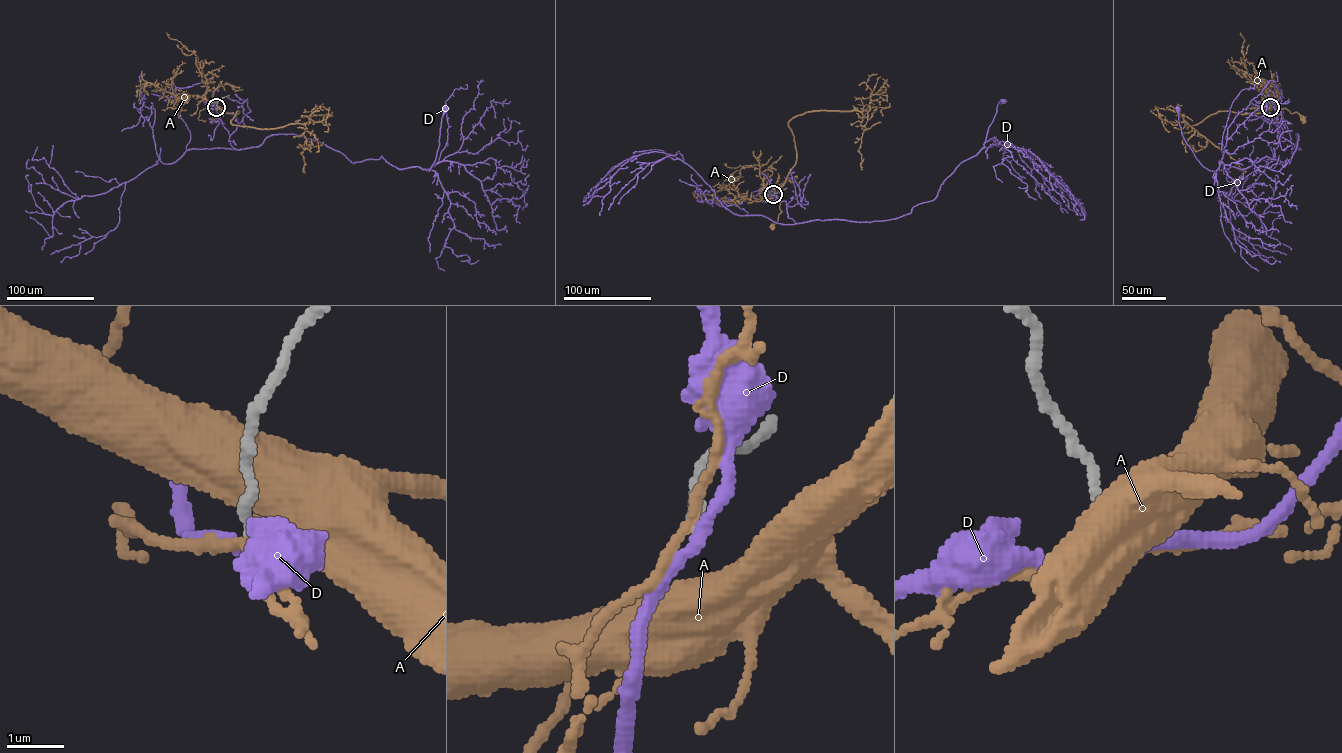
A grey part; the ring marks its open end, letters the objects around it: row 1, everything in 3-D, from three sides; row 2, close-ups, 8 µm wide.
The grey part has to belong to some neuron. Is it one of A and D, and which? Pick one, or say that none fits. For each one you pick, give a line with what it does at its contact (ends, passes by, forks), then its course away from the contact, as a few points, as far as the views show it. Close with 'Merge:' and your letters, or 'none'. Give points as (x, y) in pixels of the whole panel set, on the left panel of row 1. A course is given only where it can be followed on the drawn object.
D: It passes by. Its course: (216, 107), (238, 150), (292, 134), (353, 163), (382, 156), (397, 168), (428, 171), (445, 109)
Merge: D

